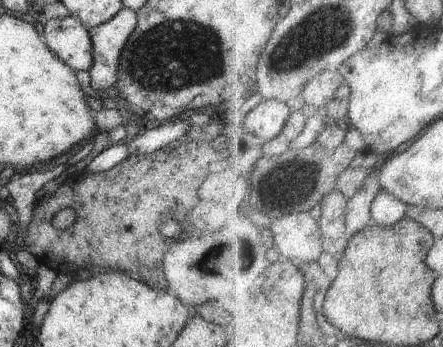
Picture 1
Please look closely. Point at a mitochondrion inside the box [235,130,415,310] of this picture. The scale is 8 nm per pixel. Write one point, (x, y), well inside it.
(280, 186)

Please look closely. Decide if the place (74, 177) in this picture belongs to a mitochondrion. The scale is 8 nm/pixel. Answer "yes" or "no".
no

